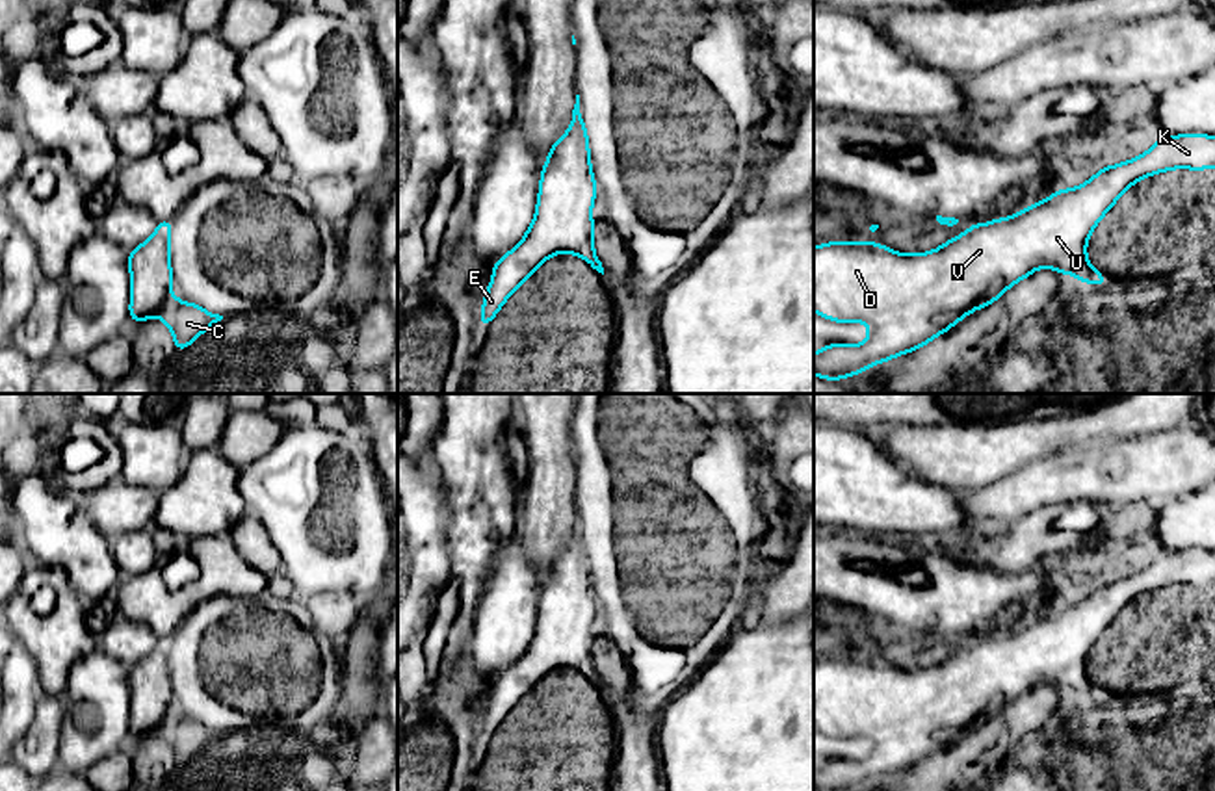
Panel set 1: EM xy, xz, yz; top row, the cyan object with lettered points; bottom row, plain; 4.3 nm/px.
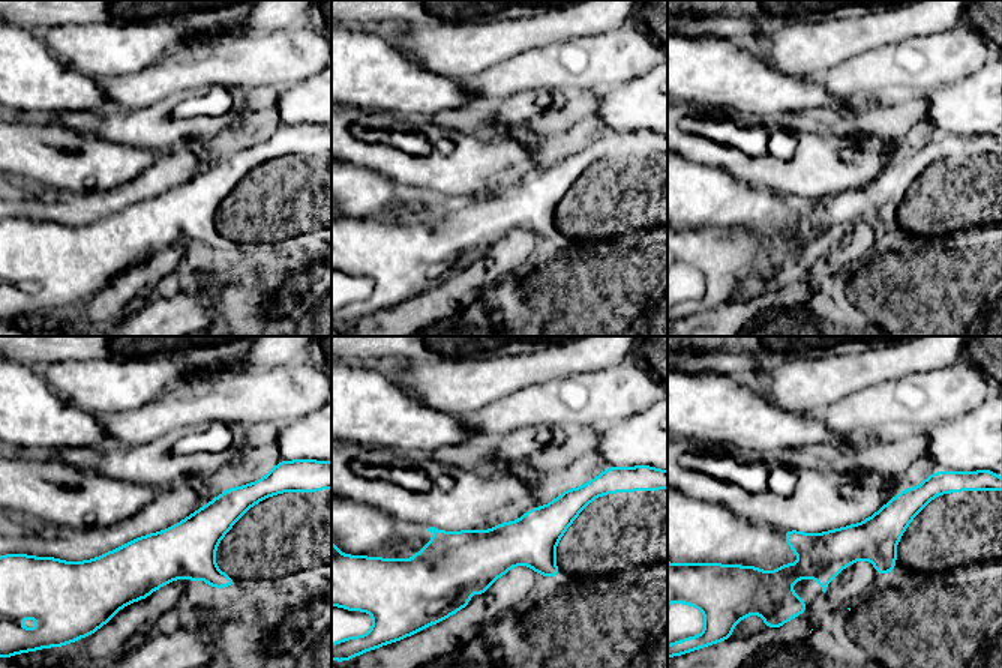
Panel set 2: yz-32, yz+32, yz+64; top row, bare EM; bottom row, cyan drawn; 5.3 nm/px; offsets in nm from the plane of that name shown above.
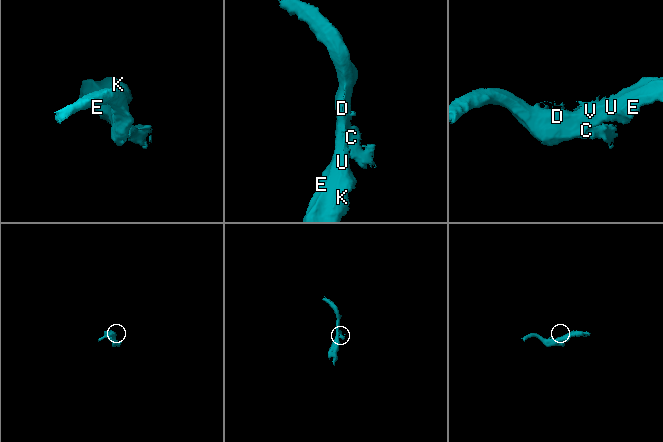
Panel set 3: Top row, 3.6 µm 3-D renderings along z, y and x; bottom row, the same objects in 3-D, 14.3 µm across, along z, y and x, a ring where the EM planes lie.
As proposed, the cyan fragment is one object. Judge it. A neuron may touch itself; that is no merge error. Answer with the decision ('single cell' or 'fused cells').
fused cells

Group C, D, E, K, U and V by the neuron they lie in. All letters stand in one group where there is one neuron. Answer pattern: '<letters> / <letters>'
C / D E K U V

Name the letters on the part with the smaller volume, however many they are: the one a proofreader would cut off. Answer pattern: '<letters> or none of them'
C

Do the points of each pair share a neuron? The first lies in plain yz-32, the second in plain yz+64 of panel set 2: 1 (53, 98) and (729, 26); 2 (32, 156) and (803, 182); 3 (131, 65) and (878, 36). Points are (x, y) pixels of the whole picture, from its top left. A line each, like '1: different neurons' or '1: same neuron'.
1: different neurons
2: same neuron
3: same neuron

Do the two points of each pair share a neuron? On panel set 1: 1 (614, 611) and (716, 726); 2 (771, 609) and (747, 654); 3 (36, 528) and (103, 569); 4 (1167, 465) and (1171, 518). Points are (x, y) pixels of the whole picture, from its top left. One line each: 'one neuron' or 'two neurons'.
1: two neurons
2: two neurons
3: one neuron
4: two neurons

